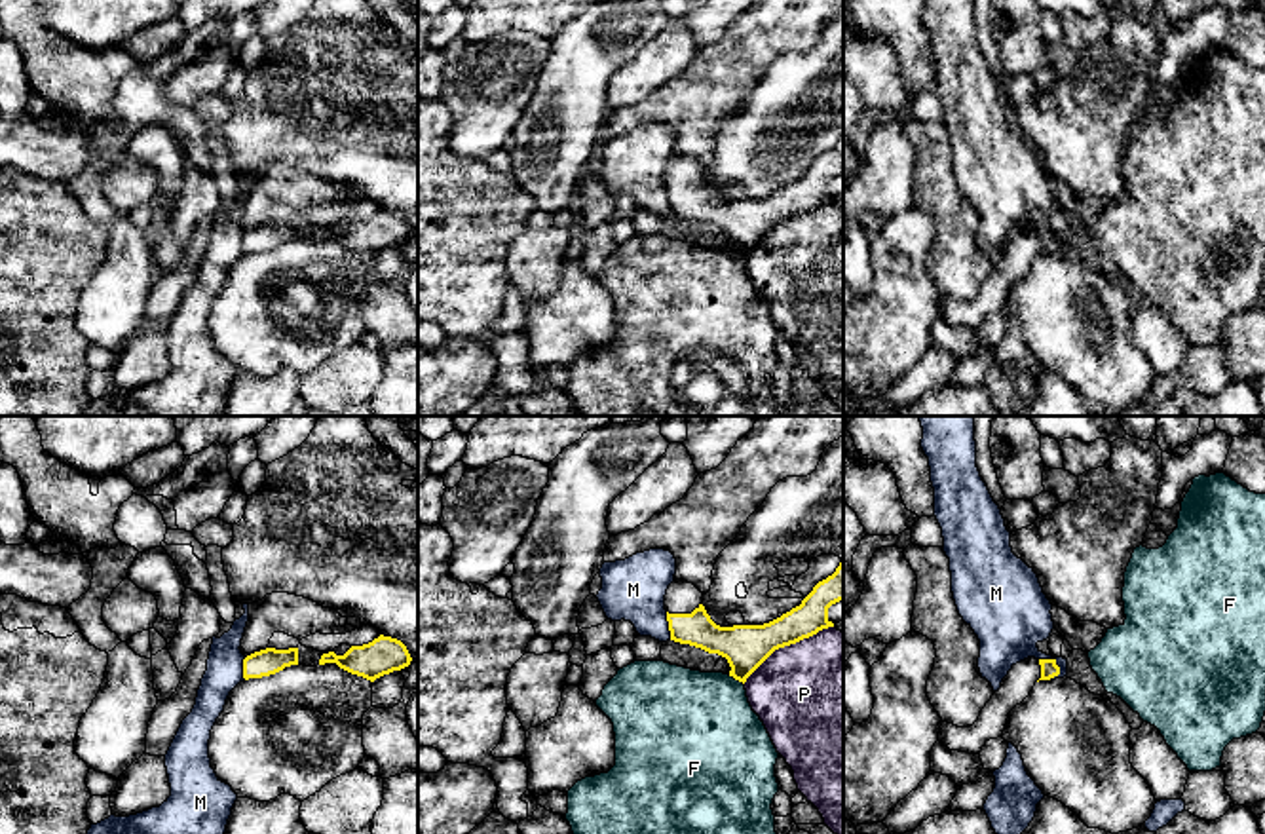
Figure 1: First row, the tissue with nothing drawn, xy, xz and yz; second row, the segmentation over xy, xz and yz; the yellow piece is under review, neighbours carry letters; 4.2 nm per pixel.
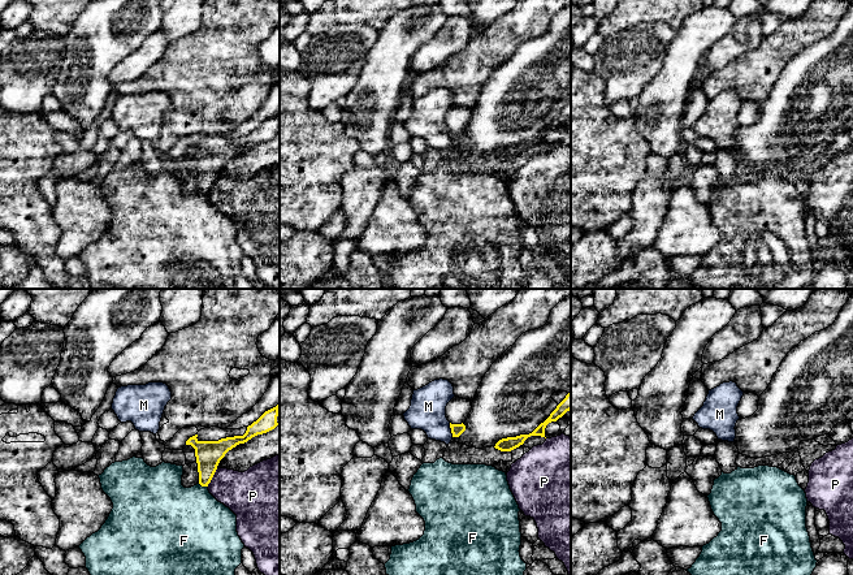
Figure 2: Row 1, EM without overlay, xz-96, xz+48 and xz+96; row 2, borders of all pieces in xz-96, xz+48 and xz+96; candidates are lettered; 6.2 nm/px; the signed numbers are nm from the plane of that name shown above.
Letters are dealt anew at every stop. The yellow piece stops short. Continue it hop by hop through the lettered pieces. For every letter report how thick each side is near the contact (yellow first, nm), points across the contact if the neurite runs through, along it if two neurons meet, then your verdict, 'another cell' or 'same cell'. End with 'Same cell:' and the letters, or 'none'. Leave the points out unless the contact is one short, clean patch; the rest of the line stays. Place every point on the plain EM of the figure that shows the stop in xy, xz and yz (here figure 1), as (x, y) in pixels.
F: calibres 190 and 460 nm; border xz (728, 249), (743, 259); another cell
M: calibres 80 and 300 nm; border yz (1039, 232), (1051, 232), (1060, 247); another cell
P: calibres 190 and 480 nm; border xz (832, 200), (779, 221), (743, 257); another cell
Same cell: none

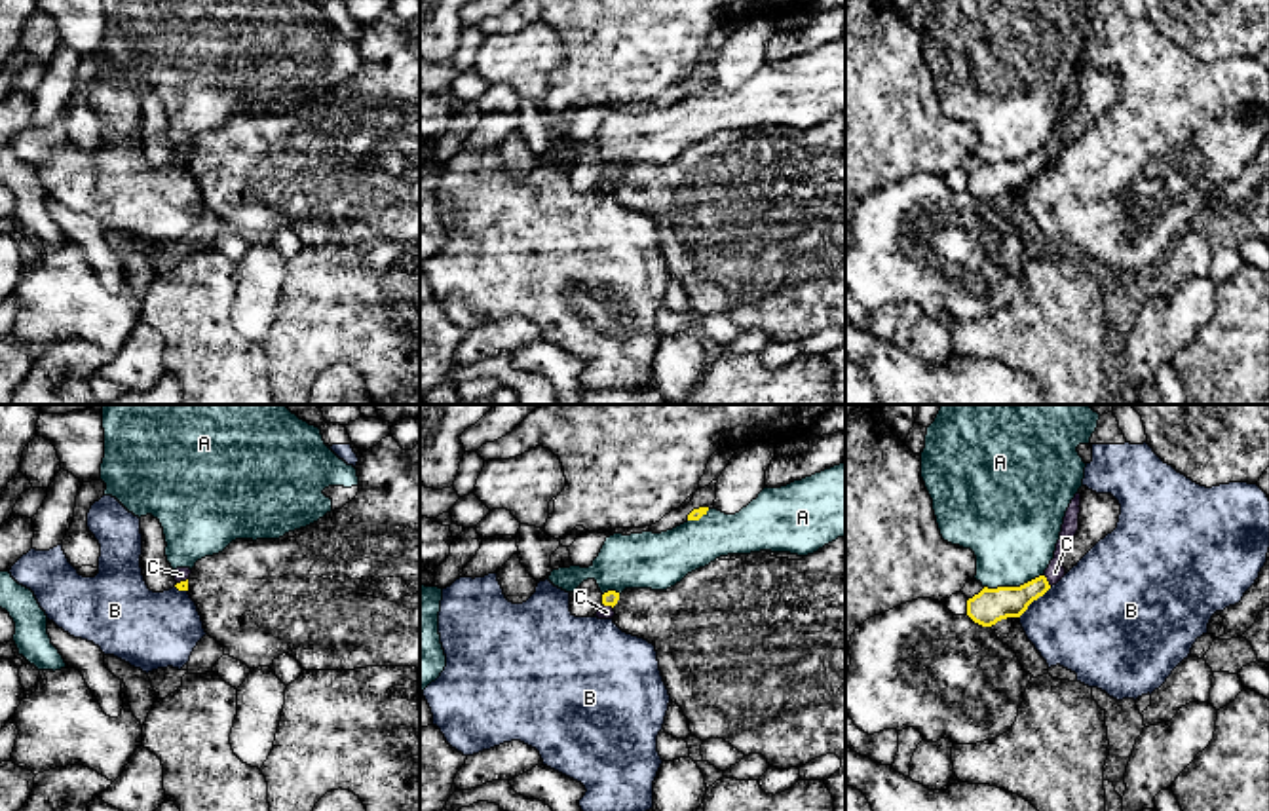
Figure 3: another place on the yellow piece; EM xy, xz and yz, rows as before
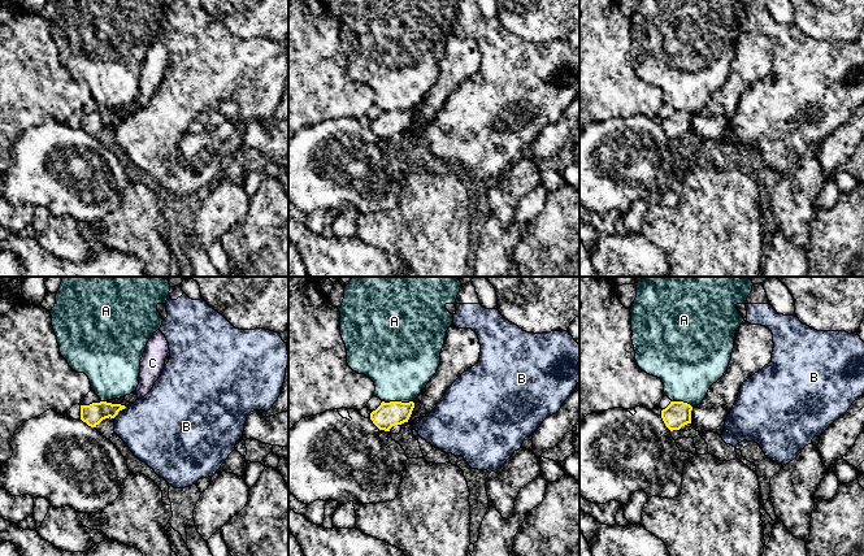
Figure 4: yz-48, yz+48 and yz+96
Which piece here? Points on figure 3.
A: calibres 150 and 380 nm; another cell
B: calibres 150 and 420 nm; border yz (1051, 162), (1019, 192); another cell
C: calibres 140 and 80 nm; way yz (994, 179), (1011, 177), (1047, 156), (1055, 147); same cell
Same cell: C

